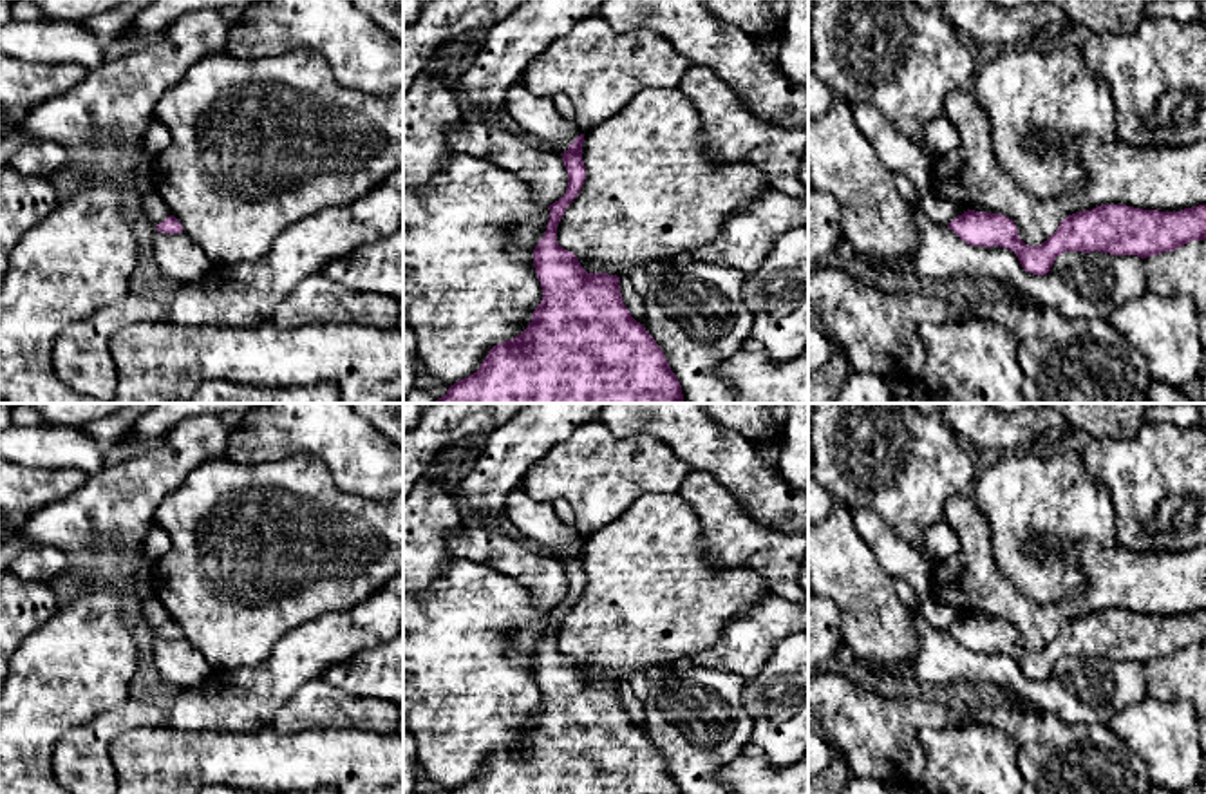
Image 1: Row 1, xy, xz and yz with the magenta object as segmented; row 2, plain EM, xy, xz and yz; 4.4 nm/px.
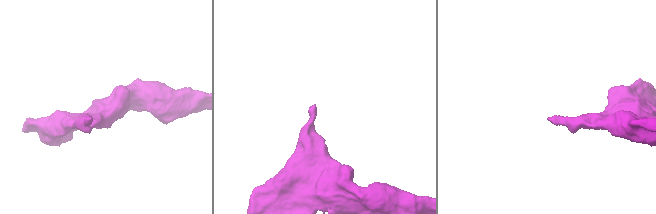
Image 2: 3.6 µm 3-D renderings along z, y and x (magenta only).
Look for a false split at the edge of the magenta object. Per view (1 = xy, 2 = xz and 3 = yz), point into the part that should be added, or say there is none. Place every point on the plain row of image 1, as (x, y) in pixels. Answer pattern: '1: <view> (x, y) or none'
1: none
2: none
3: none

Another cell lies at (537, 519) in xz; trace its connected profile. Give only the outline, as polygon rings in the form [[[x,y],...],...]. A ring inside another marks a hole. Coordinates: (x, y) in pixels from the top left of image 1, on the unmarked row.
[[[517,485],[504,505],[508,519],[530,539],[553,550],[557,559],[582,539],[573,525],[564,525],[551,503],[532,499],[523,485]]]

